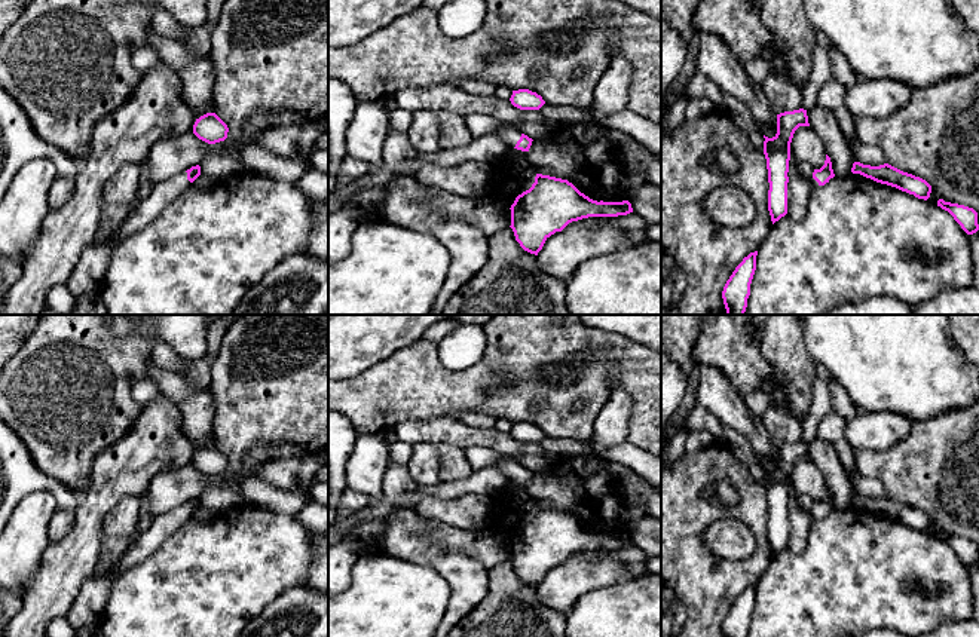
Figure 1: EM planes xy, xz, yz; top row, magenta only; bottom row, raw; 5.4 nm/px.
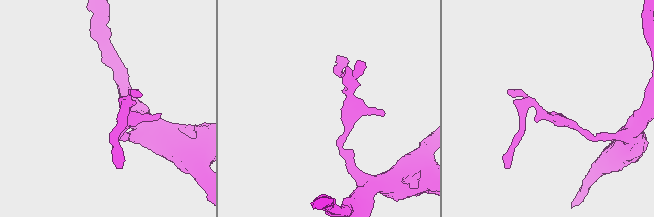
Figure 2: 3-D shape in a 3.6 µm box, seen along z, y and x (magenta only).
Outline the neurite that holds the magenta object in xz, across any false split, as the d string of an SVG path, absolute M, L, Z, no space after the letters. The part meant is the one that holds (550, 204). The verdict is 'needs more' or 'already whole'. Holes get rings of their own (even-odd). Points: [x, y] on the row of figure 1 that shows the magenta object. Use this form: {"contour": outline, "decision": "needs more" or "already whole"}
{"contour": "M536 174L532 187L511 205L511 229L520 246L538 255L545 241L569 223L588 217L618 217L633 212L628 200L597 202L567 180Z", "decision": "already whole"}

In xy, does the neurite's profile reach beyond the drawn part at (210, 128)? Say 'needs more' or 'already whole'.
already whole

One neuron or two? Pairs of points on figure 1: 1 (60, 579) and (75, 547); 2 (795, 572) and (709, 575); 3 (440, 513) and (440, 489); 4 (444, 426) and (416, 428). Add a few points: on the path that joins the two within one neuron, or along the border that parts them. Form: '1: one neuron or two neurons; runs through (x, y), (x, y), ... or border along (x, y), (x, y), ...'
1: one neuron; runs through (61, 572), (75, 554)
2: two neurons; border along (773, 557), (756, 582)
3: two neurons; border along (474, 492), (455, 496), (425, 496), (413, 508)
4: one neuron; runs through (437, 428), (424, 428)

